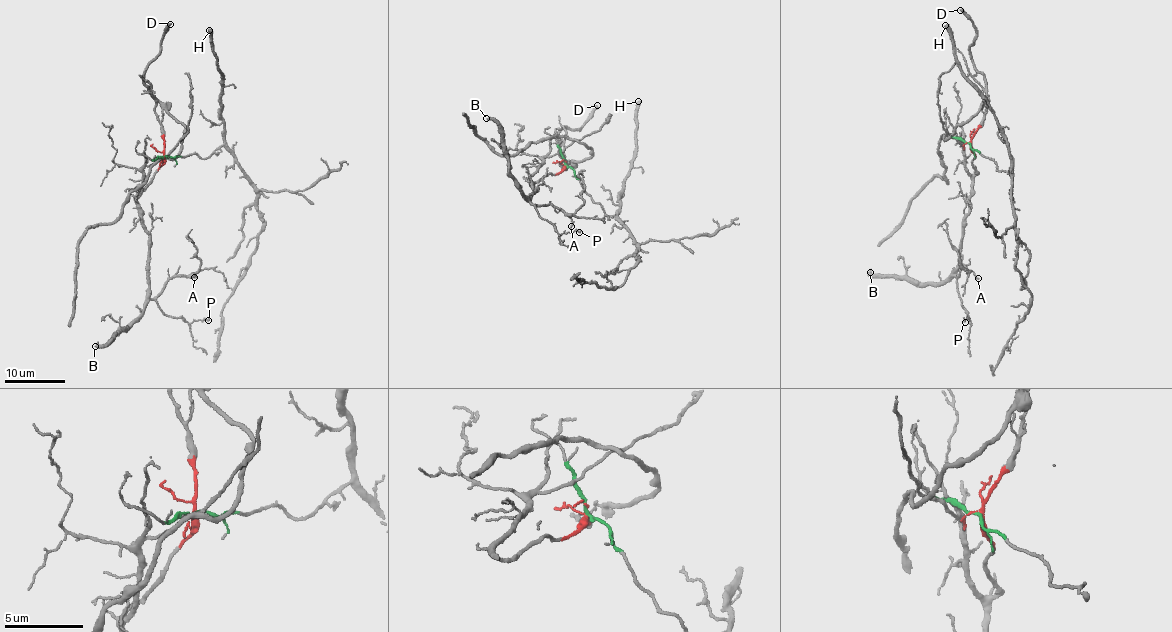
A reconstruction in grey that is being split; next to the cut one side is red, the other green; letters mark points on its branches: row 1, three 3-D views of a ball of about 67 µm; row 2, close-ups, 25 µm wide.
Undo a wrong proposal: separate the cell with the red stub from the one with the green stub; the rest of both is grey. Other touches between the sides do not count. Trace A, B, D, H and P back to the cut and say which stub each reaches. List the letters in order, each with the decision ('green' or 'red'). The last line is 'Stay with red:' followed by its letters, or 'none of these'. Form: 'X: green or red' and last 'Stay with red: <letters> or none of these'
A: red
B: red
D: red
H: green
P: red
Stay with red: A, B, D, P

